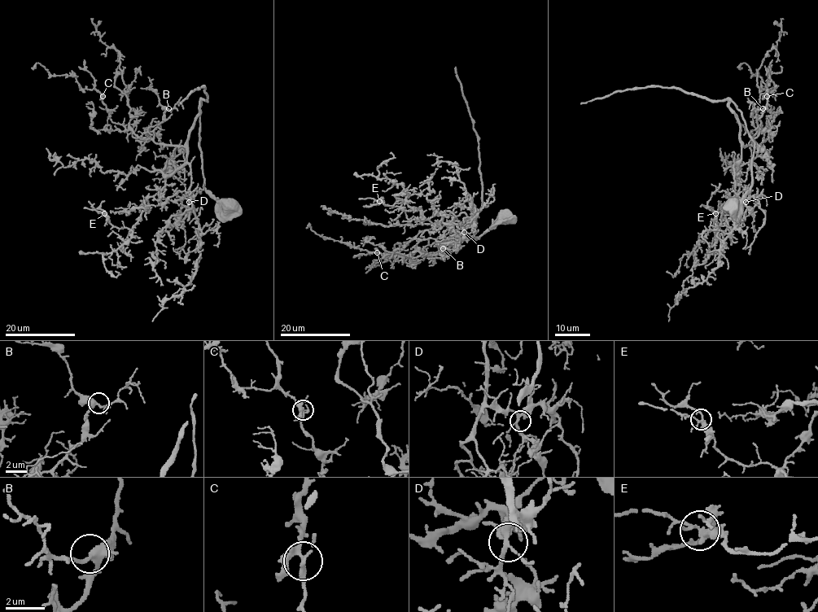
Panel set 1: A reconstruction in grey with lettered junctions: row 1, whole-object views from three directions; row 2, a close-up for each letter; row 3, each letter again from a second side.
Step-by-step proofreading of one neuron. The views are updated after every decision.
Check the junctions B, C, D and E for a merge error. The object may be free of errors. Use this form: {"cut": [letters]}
{"cut": []}

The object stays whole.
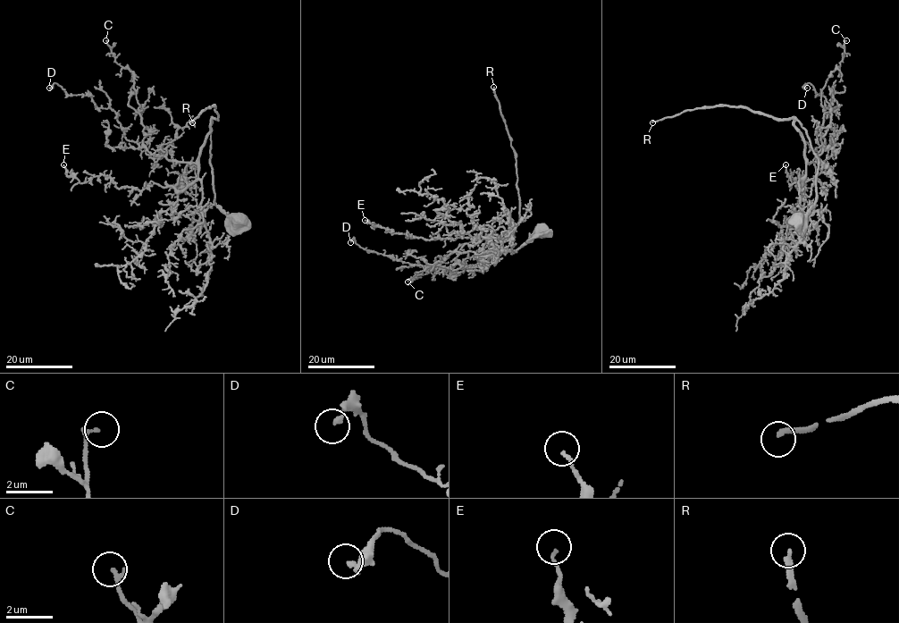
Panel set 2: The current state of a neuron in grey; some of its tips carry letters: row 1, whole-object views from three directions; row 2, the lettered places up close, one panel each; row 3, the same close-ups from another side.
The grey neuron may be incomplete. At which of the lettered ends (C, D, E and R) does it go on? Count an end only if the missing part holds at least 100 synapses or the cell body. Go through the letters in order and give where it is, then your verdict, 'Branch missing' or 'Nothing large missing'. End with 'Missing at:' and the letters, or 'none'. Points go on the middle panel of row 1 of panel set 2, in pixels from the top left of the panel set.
C: Place: (407, 282). Nothing large missing
D: Place: (350, 242). Nothing large missing
E: Place: (365, 220). Nothing large missing
R: Place: (493, 87). Branch missing
Missing at: R

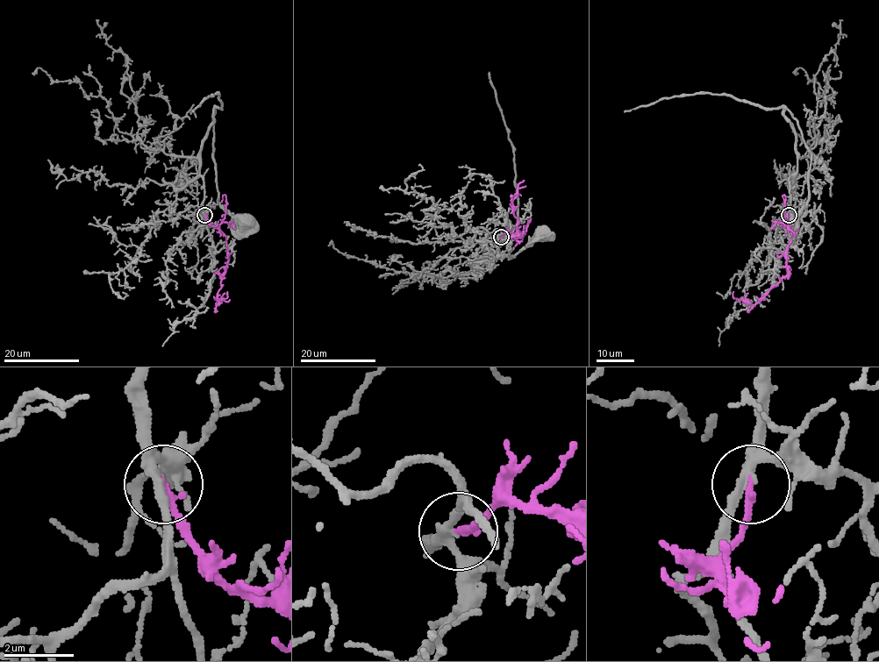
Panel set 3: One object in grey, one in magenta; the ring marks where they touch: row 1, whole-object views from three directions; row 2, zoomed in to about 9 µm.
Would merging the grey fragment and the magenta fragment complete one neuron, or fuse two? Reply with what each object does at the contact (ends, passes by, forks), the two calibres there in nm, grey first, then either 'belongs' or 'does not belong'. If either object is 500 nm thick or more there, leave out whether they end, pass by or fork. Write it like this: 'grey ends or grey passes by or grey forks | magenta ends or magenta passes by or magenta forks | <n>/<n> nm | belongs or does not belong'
grey forks | magenta ends | 200/200 nm | belongs

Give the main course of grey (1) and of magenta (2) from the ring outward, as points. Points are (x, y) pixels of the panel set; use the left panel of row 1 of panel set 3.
1: (205, 215), (199, 151), (201, 140), (213, 120), (214, 110), (212, 153), (218, 201), (239, 223), (242, 222)
2: (205, 215), (206, 219), (225, 237), (228, 255), (217, 305), (227, 296), (226, 292)

